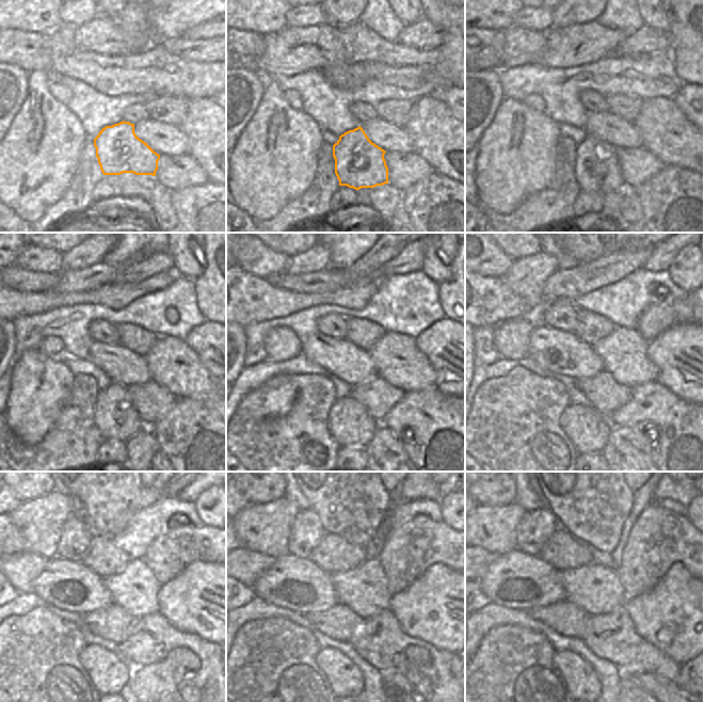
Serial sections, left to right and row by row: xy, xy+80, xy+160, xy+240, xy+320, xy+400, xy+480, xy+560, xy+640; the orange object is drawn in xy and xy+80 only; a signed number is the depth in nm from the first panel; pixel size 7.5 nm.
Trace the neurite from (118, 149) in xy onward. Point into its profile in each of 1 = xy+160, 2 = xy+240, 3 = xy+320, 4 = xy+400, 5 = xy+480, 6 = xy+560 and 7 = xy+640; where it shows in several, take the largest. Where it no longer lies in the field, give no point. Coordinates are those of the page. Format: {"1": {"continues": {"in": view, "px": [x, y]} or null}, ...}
{"1": {"continues": {"in": "xy+160", "px": [596, 169]}}, "2": {"continues": {"in": "xy+240", "px": [116, 418]}}, "3": {"continues": {"in": "xy+320", "px": [351, 425]}}, "4": {"continues": {"in": "xy+400", "px": [588, 430]}}, "5": {"continues": {"in": "xy+480", "px": [109, 673]}}, "6": {"continues": {"in": "xy+560", "px": [346, 680]}}, "7": {"continues": {"in": "xy+640", "px": [582, 683]}}}

